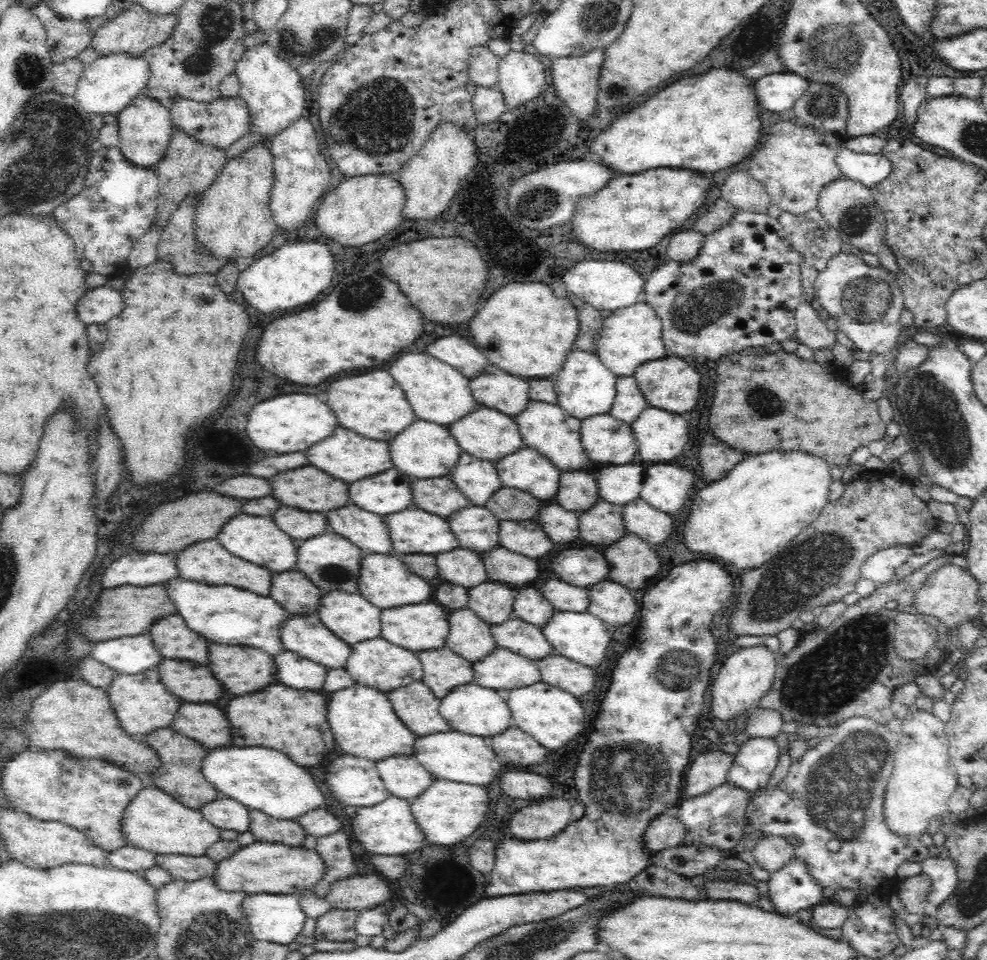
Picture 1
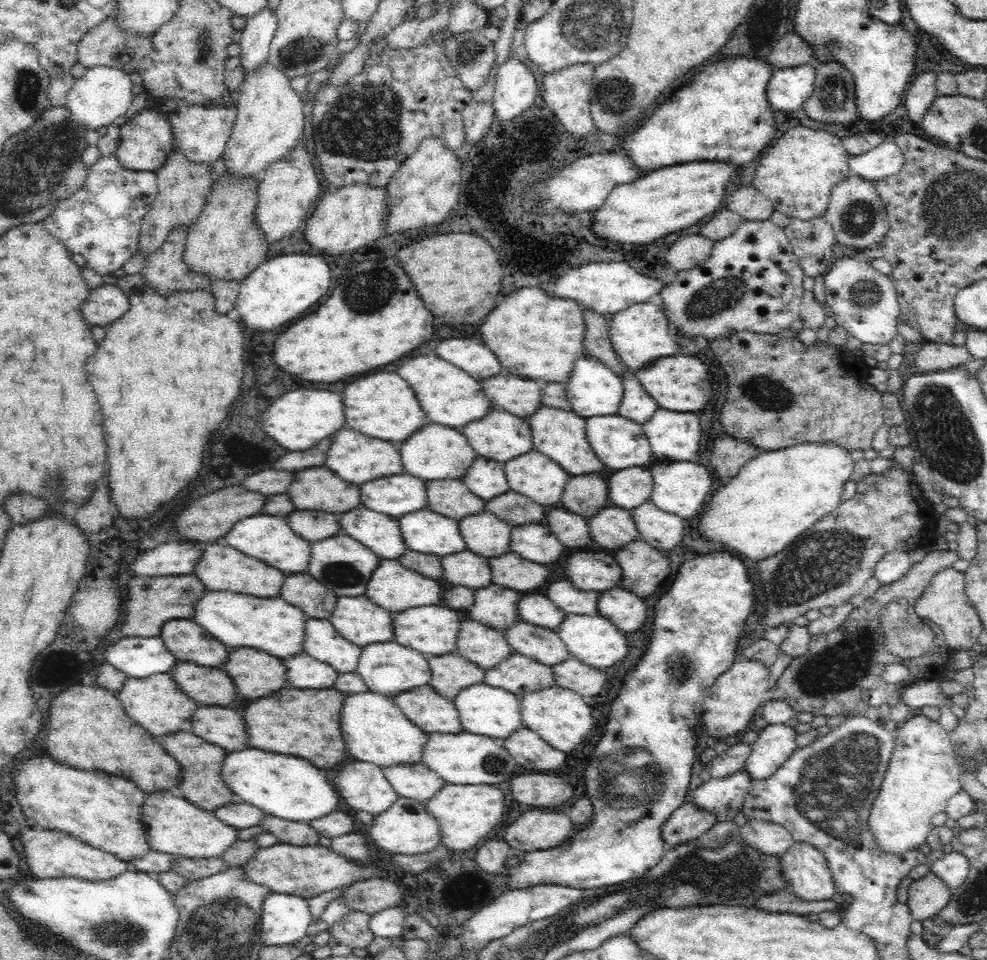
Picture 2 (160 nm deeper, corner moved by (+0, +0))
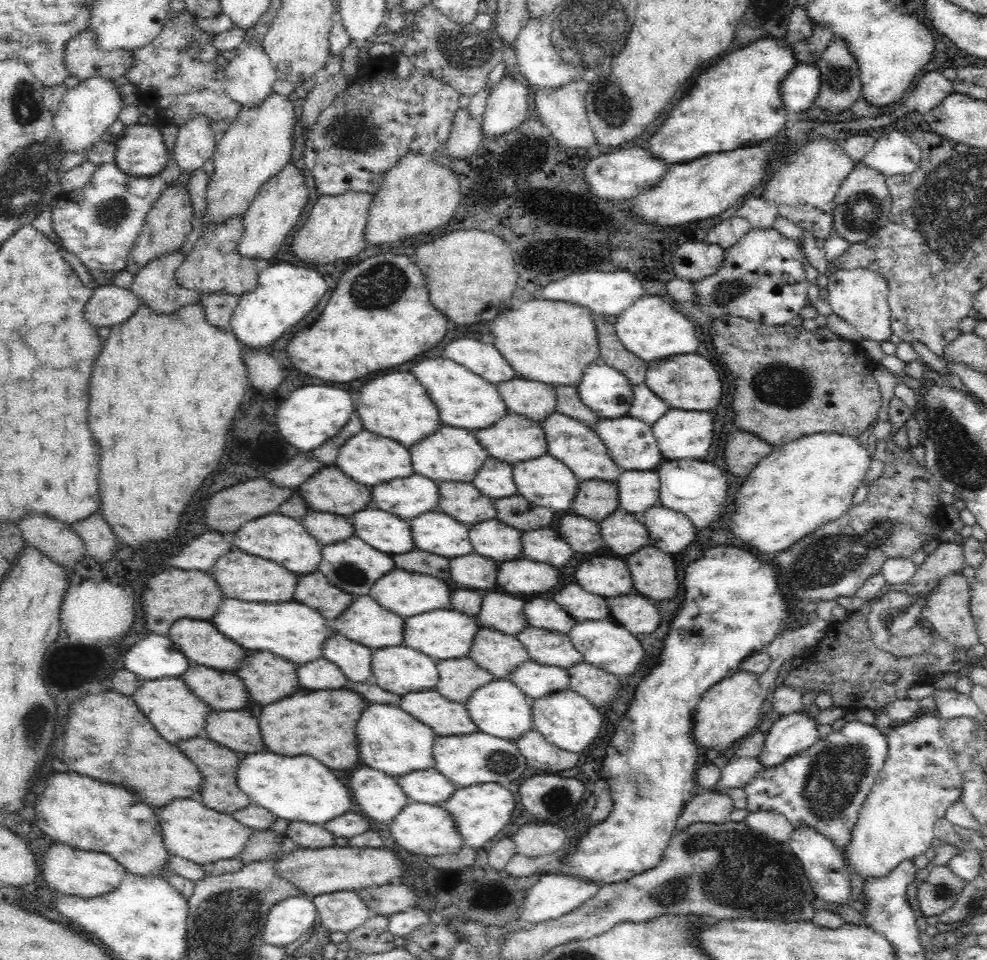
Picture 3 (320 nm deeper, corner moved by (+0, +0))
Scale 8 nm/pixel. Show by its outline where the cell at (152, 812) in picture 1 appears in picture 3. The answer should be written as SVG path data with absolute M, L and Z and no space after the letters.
M190 798L174 799L156 809L156 821L161 831L164 848L170 855L203 865L217 860L237 858L254 830L242 826L226 813L208 809L202 802Z

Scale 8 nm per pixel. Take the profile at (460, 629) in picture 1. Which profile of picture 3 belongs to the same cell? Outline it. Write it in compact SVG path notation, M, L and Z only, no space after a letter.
M478 628L467 656L494 675L495 679L504 678L522 661L530 659L515 635L507 635L493 628Z

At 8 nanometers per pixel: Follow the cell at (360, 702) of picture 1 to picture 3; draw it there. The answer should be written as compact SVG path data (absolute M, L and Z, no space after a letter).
M384 703L366 704L356 722L354 732L358 742L358 757L372 769L396 778L410 772L434 768L432 748L438 736L430 727L420 723L400 706Z

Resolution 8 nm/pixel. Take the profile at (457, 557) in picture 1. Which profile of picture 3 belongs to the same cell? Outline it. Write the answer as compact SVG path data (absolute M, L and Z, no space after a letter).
M478 554L458 556L450 560L450 578L466 589L490 590L496 586L496 564Z

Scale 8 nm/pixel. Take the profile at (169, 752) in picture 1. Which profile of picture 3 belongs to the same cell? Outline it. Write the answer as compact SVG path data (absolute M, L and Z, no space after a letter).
M196 735L188 740L180 740L174 746L182 752L186 759L197 766L200 775L202 775L202 786L200 786L197 792L200 794L200 798L202 798L202 804L208 809L230 815L236 810L246 808L252 802L246 794L236 787L235 768L241 759L240 754L236 754L230 748L225 748L210 741L204 735Z

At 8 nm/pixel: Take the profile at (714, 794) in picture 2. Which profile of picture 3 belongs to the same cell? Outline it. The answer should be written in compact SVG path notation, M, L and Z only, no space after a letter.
M756 757L730 759L720 770L720 780L708 791L726 795L732 788L744 789L763 769Z

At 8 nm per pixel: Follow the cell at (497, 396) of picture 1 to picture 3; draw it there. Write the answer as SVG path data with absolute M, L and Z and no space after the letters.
M520 376L495 384L509 413L541 421L556 412L552 385L522 380Z

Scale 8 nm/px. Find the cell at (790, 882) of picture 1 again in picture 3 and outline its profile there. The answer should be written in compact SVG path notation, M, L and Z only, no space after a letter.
M800 829L793 832L788 845L800 861L814 897L829 903L845 905L851 901L850 872L845 867L846 862L843 861L839 851L832 846L828 839L812 829Z

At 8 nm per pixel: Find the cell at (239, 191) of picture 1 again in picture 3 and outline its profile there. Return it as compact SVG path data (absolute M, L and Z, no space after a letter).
M234 215L222 221L203 223L202 234L190 253L185 257L184 263L178 268L176 279L181 286L198 289L203 294L210 292L228 292L242 296L250 292L257 285L259 272L262 266L258 257L242 256L238 252L238 244L244 236L244 216Z

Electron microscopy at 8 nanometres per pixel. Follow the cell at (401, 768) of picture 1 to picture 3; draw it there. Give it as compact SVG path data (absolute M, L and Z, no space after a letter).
M434 768L410 772L395 780L410 801L424 804L438 805L457 789Z

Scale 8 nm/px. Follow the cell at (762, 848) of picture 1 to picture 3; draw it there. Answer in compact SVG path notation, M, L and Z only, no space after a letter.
M771 811L750 813L743 820L743 824L760 834L765 834L776 845L788 843L794 832L786 818Z

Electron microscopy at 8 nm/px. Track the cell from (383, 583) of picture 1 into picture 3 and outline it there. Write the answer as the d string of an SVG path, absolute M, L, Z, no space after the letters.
M394 568L382 575L369 590L369 595L381 604L386 610L401 616L403 619L418 613L448 609L450 604L450 590L444 582L432 578L432 576L422 576L422 574L410 574L406 570Z

